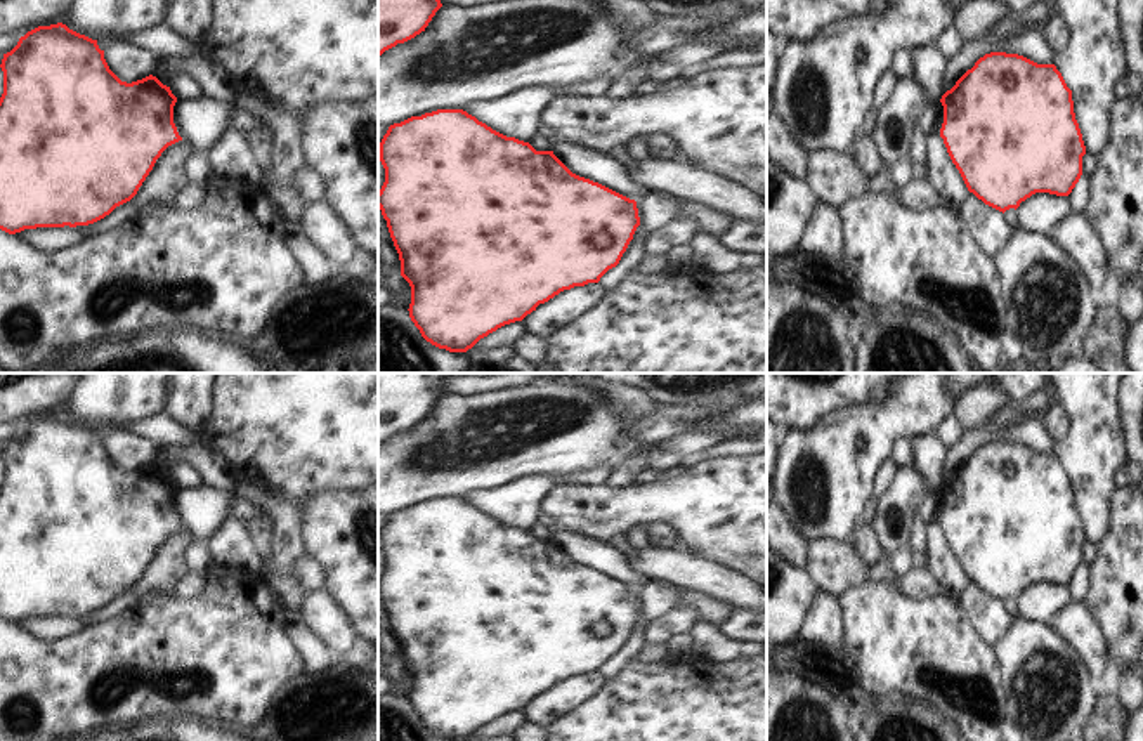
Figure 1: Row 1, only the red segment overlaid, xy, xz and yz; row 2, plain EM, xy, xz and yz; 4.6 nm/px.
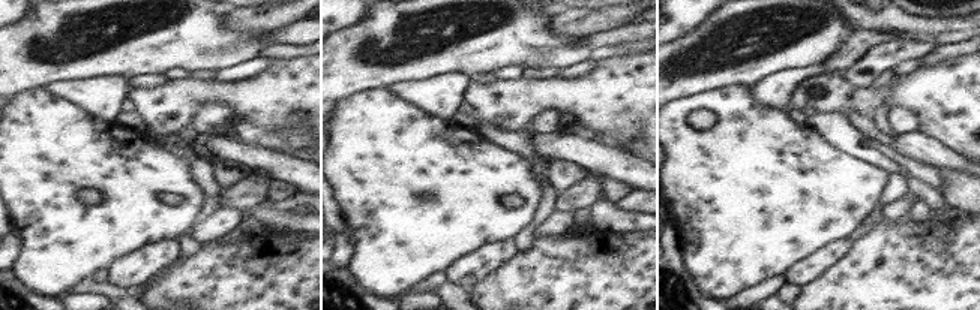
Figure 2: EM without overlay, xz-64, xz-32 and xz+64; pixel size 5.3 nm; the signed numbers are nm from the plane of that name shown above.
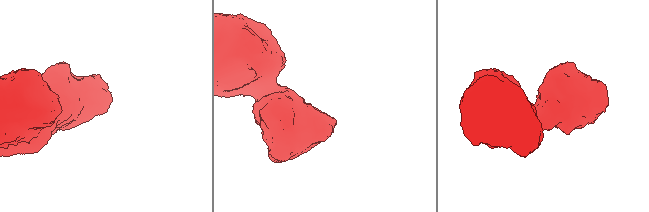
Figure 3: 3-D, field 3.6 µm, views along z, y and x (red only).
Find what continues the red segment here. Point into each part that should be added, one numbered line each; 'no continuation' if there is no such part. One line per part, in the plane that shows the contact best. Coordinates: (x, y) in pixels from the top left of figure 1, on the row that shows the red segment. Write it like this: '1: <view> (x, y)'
no continuation

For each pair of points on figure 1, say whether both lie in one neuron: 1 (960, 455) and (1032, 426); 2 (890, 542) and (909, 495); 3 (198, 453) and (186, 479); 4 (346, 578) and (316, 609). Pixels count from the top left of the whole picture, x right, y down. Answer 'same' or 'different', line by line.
1: same
2: same
3: different
4: different

